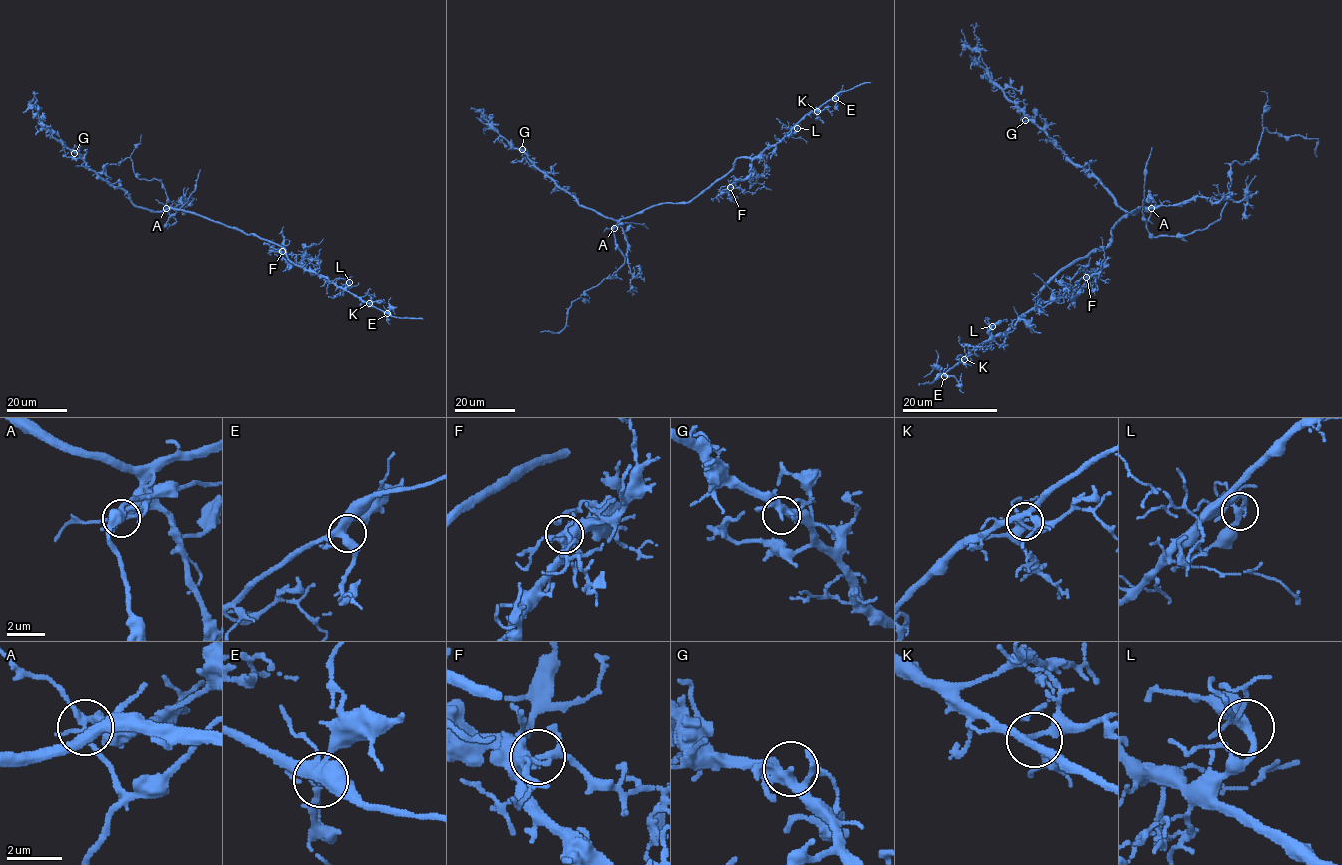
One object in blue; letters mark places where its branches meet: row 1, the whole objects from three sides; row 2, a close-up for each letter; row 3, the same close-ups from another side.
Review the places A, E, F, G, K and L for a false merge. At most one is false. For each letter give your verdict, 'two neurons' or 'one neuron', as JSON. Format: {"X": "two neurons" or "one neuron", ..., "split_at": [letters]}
{"A": "two neurons", "E": "one neuron", "F": "one neuron", "G": "one neuron", "K": "one neuron", "L": "one neuron", "split_at": ["A"]}

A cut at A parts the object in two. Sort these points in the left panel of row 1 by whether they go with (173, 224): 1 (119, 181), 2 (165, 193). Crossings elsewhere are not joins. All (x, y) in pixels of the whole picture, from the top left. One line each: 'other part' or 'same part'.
1: other part
2: same part

